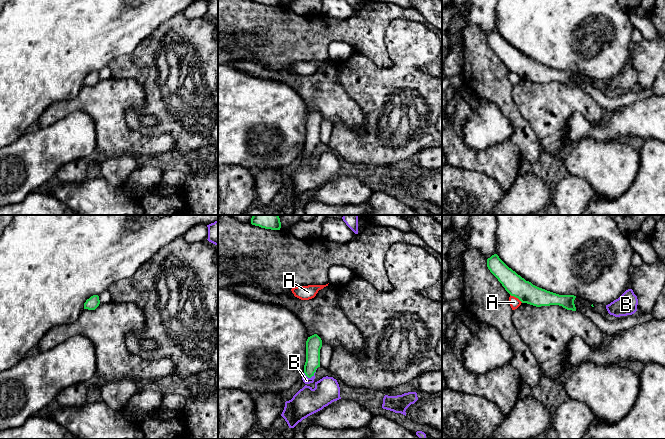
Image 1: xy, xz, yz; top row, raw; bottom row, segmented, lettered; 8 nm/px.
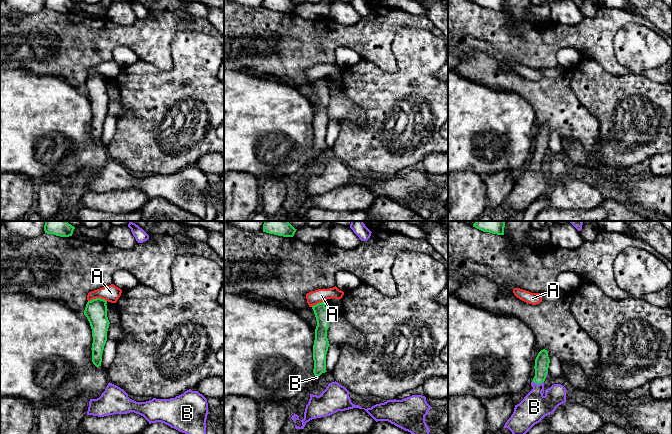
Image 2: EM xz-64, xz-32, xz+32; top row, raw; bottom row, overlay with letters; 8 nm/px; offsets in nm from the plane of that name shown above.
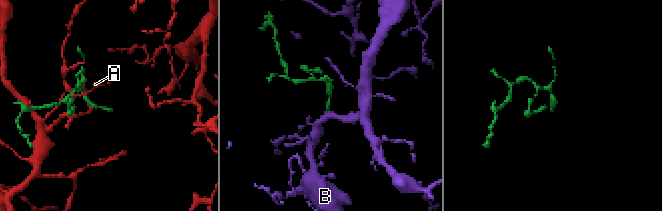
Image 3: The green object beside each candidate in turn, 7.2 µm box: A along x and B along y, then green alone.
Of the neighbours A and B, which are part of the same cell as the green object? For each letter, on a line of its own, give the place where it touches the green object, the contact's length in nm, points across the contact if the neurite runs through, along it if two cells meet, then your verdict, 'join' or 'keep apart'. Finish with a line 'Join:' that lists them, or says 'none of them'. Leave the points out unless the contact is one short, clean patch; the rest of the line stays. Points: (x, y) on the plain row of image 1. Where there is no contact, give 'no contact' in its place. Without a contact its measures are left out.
A: yz (516, 73) | 120 nm | keep apart
B: xz (310, 153) | 100 nm | across xz (313, 122), (310, 153), (306, 156) | join
Join: B

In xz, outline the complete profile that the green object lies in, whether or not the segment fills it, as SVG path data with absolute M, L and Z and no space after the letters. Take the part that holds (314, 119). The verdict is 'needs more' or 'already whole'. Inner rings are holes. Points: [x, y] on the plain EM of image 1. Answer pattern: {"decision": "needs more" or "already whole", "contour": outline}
{"decision": "needs more", "contour": "M317 110L308 113L306 117L306 138L302 152L302 156L305 160L314 158L316 146L320 143L321 123L322 116Z"}

